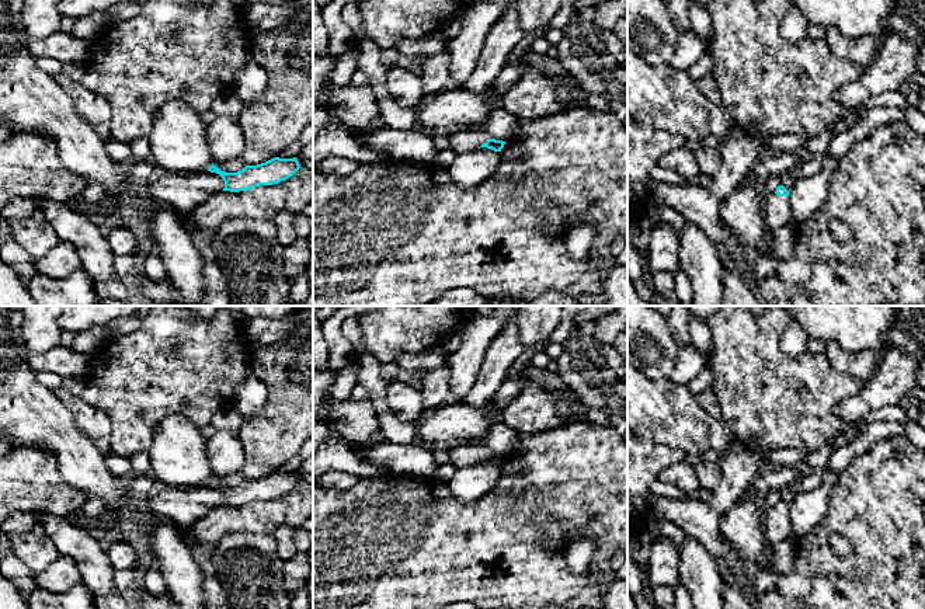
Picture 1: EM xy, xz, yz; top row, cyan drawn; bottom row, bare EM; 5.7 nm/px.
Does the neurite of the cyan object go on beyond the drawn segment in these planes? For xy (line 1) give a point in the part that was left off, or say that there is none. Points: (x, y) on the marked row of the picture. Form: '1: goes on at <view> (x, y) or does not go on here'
1: does not go on here

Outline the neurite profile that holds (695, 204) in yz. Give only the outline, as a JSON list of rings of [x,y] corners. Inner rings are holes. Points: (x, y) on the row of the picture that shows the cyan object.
[[[660,181],[647,184],[648,205],[667,205],[686,223],[698,226],[723,251],[733,243],[720,220],[721,203],[700,185],[675,185]]]

